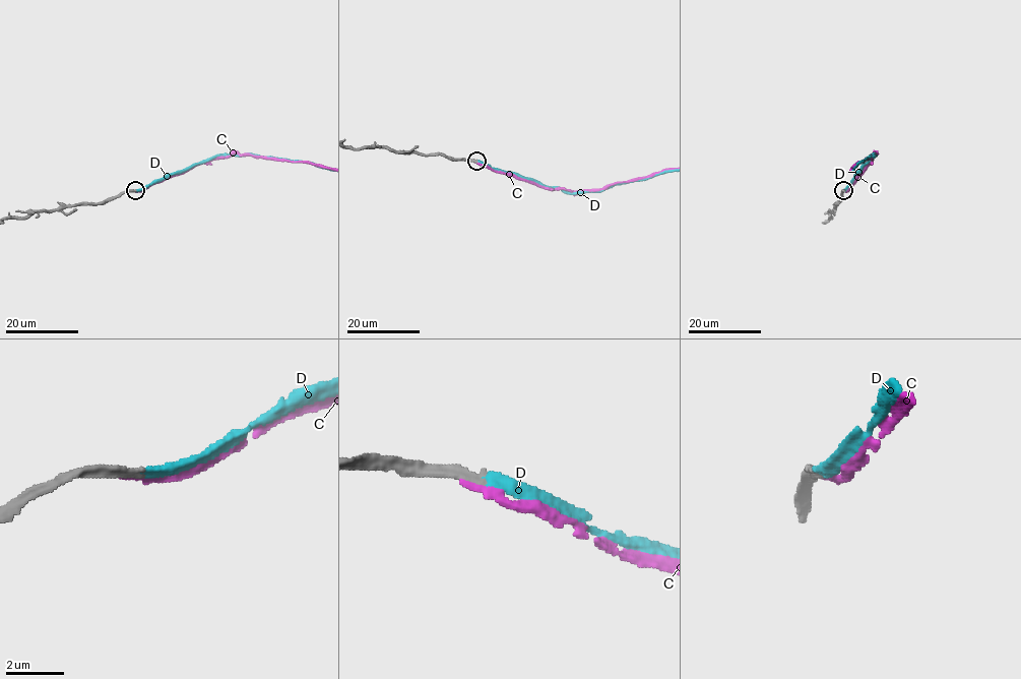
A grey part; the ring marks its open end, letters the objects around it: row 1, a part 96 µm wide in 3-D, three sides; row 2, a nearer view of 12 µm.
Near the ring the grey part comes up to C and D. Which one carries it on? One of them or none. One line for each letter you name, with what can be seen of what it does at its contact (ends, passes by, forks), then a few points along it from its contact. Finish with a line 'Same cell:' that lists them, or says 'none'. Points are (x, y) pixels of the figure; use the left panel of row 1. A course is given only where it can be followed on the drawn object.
D: it ends
Same cell: D

